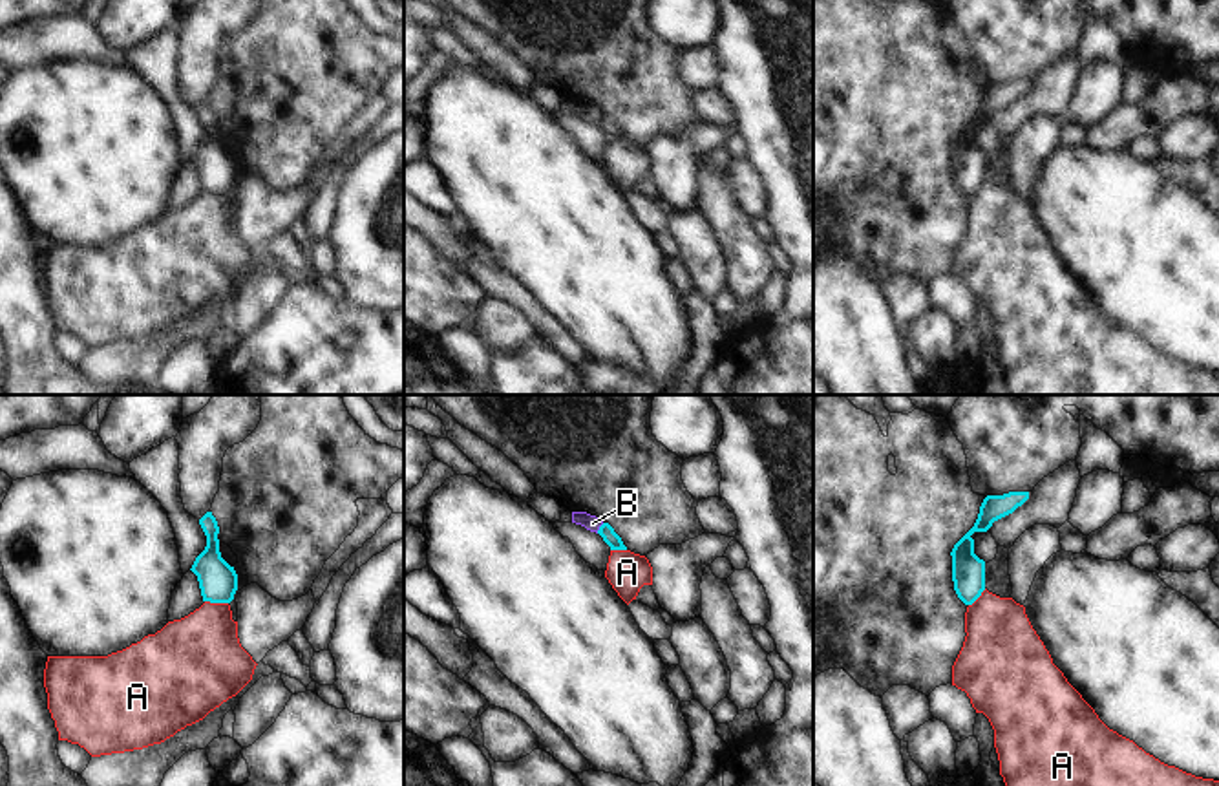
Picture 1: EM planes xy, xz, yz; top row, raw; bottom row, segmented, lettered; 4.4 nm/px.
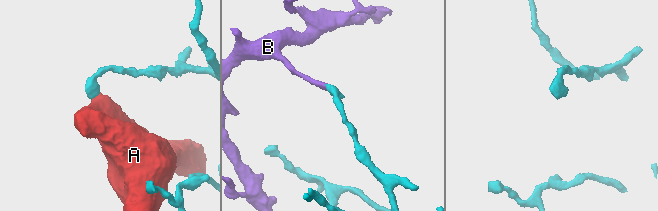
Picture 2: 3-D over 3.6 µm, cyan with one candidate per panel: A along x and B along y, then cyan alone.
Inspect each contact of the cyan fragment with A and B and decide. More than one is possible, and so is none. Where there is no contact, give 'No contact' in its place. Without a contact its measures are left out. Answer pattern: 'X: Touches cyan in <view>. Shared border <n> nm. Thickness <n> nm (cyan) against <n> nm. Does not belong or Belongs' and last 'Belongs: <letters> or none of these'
A: Touches cyan in xy. Shared border 110 nm. Thickness 170 nm (cyan) against 360 nm. Does not belong
B: Touches cyan in xz. Shared border 60 nm. Thickness 70 nm (cyan) against 70 nm. Does not belong
Belongs: none of these.

